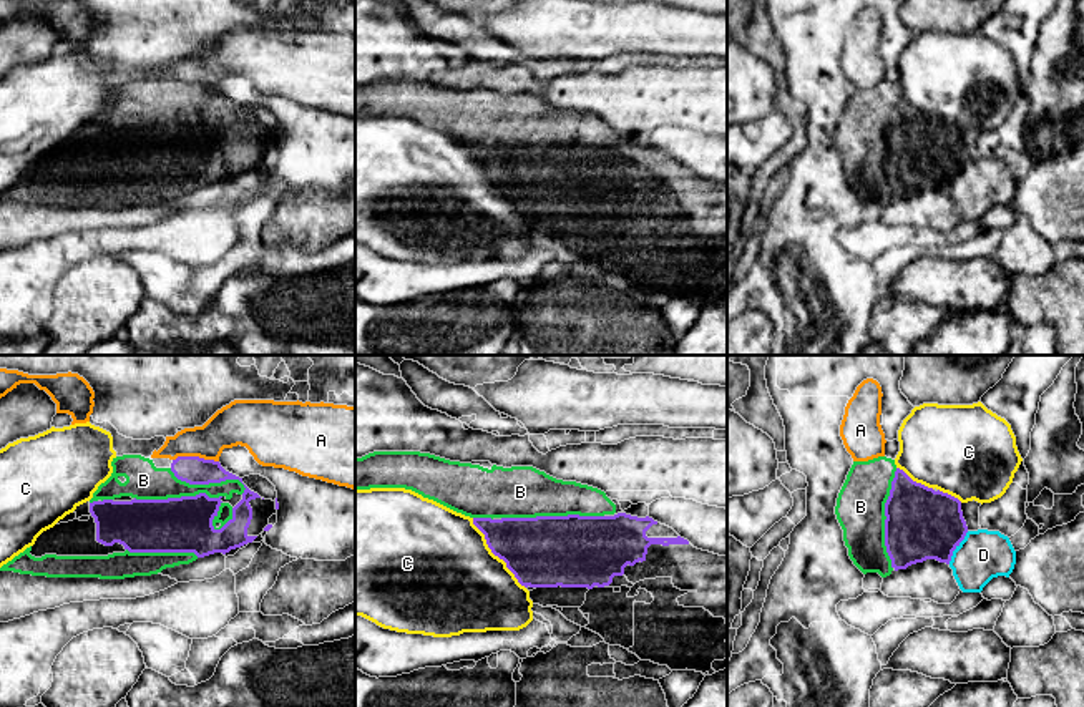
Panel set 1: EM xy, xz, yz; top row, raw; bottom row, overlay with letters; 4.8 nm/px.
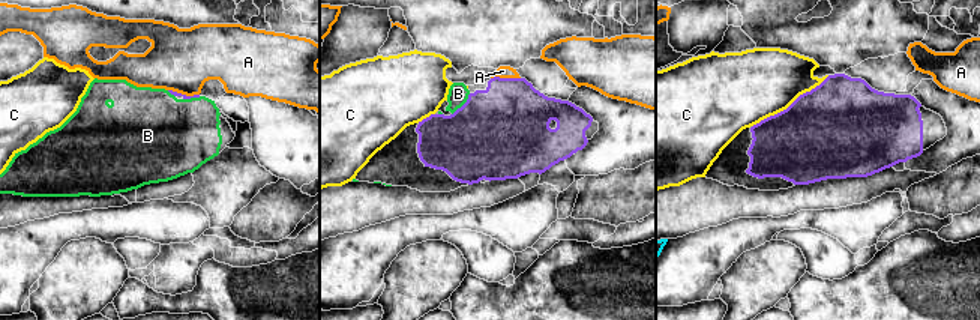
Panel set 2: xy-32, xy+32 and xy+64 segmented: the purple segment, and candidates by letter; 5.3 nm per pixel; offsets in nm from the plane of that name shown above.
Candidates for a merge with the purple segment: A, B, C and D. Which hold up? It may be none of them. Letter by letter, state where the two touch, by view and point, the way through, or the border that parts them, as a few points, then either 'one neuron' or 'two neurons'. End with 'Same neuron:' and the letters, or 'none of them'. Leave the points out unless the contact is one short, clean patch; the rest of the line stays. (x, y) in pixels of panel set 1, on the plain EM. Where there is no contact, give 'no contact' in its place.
A: contact xy (196, 85); border xy (173, 87), (203, 85), (218, 90); two neurons
B: contact xz (551, 145); one neuron
C: contact xz (495, 183); two neurons
D: contact yz (955, 176); two neurons
Same neuron: B

